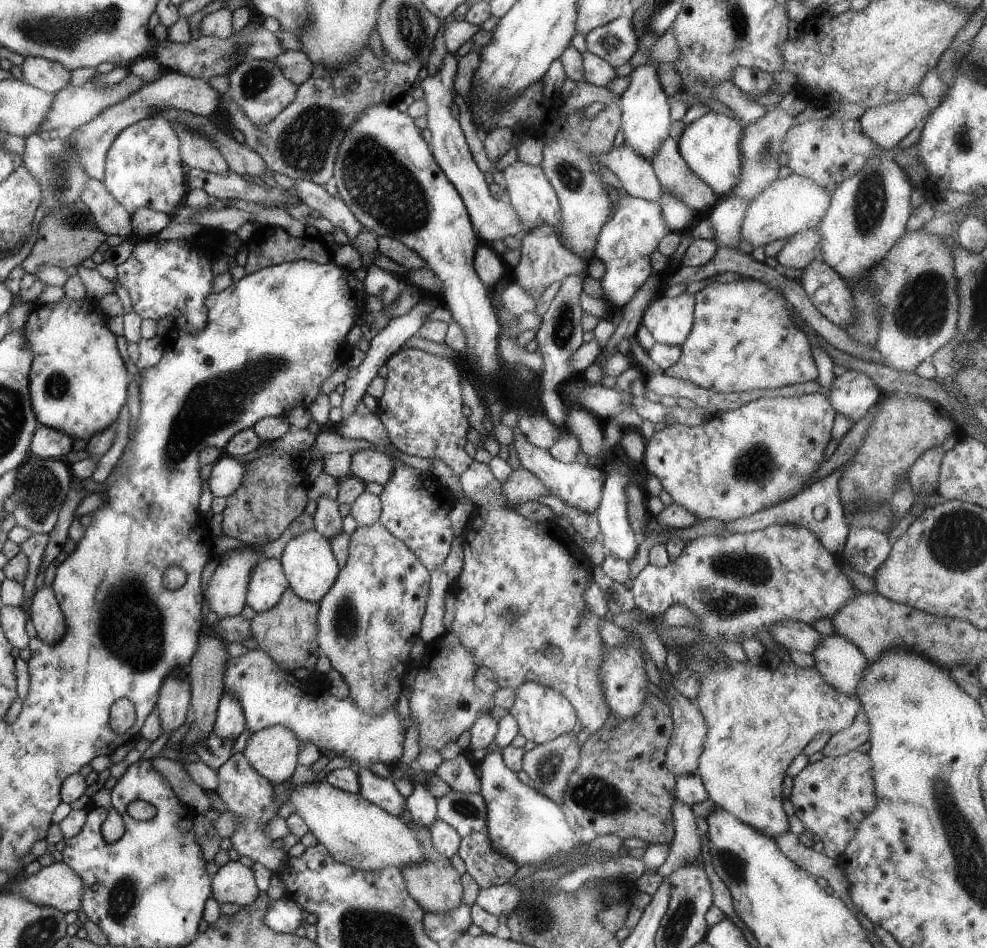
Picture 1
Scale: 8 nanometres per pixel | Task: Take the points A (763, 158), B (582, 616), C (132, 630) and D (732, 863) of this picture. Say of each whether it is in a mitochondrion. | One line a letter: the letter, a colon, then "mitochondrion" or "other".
A: mitochondrion
B: mitochondrion
C: mitochondrion
D: mitochondrion

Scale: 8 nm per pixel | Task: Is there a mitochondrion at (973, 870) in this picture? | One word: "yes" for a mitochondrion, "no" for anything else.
yes

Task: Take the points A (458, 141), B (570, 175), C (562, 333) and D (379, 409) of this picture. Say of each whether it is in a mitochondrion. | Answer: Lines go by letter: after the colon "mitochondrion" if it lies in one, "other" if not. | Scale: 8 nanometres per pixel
A: other
B: mitochondrion
C: mitochondrion
D: other

